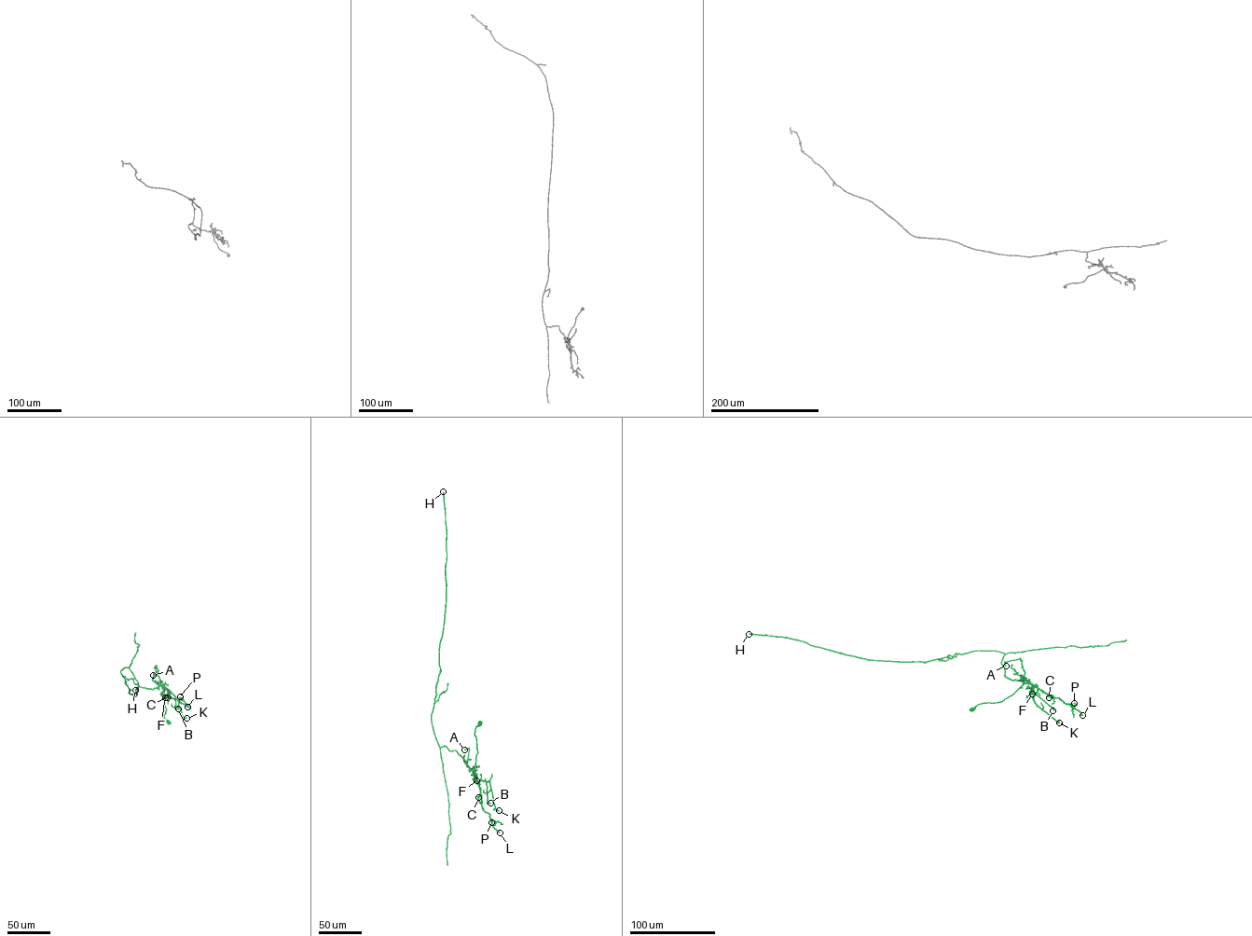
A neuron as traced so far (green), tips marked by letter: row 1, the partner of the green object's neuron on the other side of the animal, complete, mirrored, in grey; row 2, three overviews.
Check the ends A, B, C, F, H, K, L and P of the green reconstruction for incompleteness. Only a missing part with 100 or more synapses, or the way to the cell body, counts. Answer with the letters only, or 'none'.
H

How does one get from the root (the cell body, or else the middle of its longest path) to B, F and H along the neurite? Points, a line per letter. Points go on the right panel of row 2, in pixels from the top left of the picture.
B: (972, 709), (983, 703), (1001, 701), (1028, 683), (1036, 686), (1033, 693), (1052, 710)
F: (972, 709), (979, 704), (1002, 701), (1024, 683), (1038, 688), (1038, 692), (1032, 694)
H: (972, 709), (1001, 701), (1028, 682), (1004, 676), (1003, 653), (868, 660), (749, 634)

